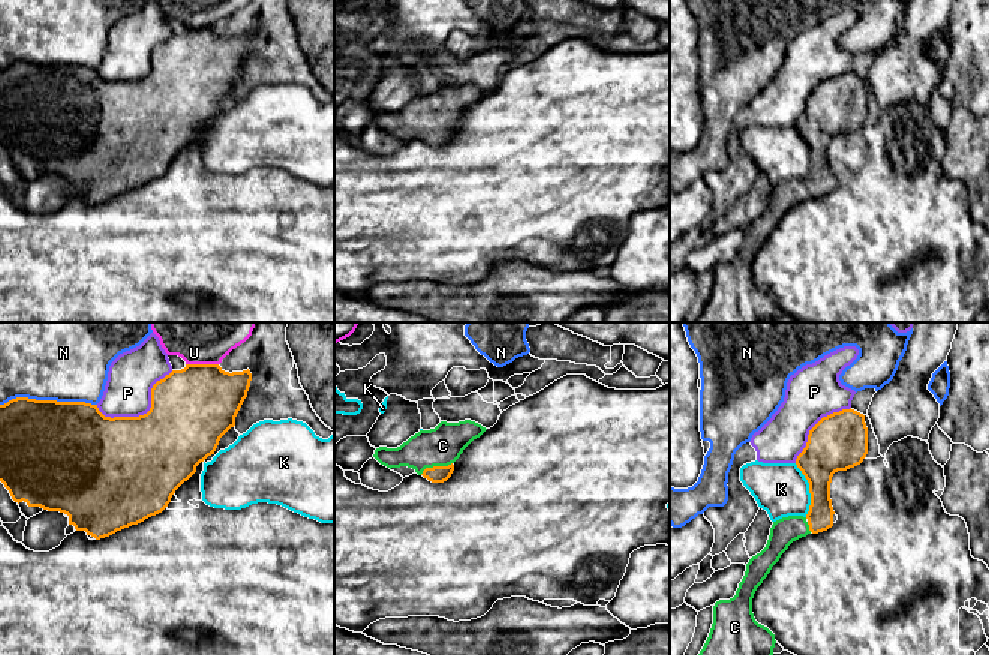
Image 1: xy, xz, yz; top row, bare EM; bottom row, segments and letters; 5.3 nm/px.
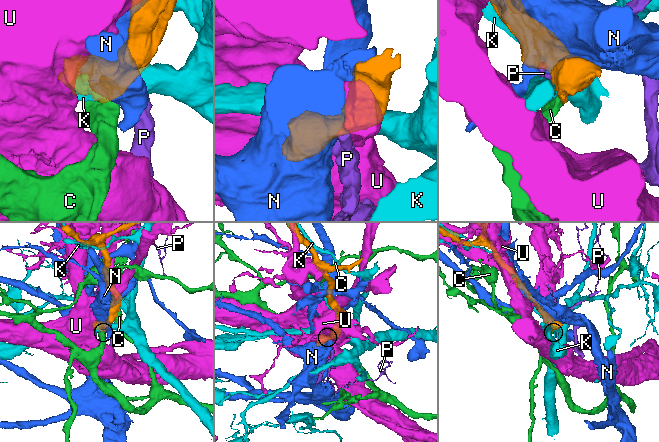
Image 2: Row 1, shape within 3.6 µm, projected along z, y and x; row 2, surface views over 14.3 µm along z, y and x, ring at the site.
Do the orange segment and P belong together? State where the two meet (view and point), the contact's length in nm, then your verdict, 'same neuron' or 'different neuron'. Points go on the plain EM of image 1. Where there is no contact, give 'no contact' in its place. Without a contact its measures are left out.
xy (144, 78) | 460 nm | different neuron

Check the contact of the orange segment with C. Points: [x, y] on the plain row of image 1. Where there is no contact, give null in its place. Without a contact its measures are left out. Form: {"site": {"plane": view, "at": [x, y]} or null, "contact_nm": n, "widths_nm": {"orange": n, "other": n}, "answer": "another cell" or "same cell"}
{"site": {"plane": "xz", "at": [435, 131]}, "contact_nm": 190, "widths_nm": {"orange": 100, "other": 220}, "answer": "same cell"}

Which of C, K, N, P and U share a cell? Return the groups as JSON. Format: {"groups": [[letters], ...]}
{"groups": [["C"], ["K"], ["N"], ["P"], ["U"]]}

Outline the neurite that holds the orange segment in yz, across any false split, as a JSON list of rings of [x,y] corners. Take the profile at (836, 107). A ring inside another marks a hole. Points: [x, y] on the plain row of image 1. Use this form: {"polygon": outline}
{"polygon": [[[851,72],[823,81],[809,94],[806,111],[796,123],[797,132],[809,147],[809,175],[805,181],[788,180],[773,186],[766,211],[746,228],[736,259],[715,267],[713,288],[697,322],[773,319],[775,298],[755,285],[754,258],[793,205],[833,190],[832,141],[838,135],[860,129],[866,118],[865,79]]]}

